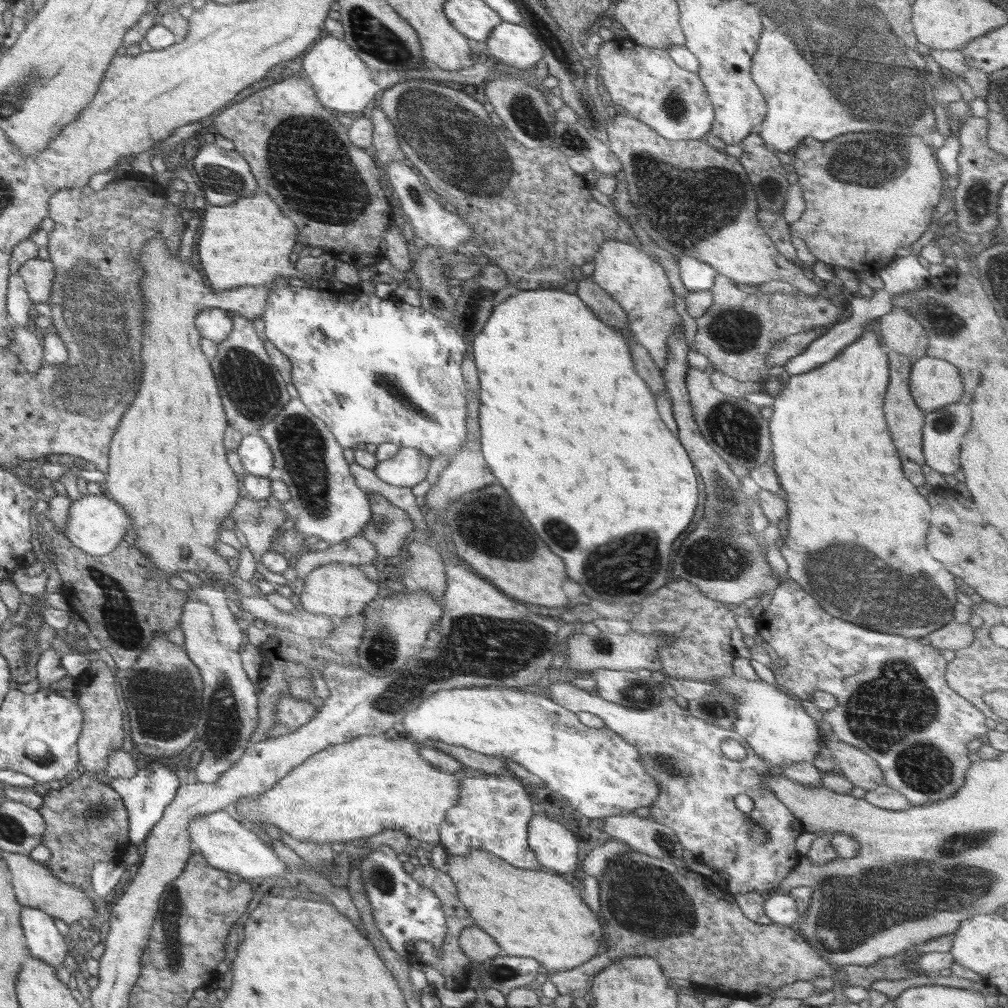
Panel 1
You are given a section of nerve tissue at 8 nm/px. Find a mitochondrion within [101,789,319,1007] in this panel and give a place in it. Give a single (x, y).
(172, 902)

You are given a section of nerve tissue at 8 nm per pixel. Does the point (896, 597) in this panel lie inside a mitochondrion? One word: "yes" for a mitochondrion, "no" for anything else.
yes

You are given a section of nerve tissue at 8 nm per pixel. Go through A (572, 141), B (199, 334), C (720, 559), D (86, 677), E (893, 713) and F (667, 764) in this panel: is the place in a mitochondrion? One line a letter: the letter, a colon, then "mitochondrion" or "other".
A: mitochondrion
B: other
C: mitochondrion
D: other
E: mitochondrion
F: mitochondrion

